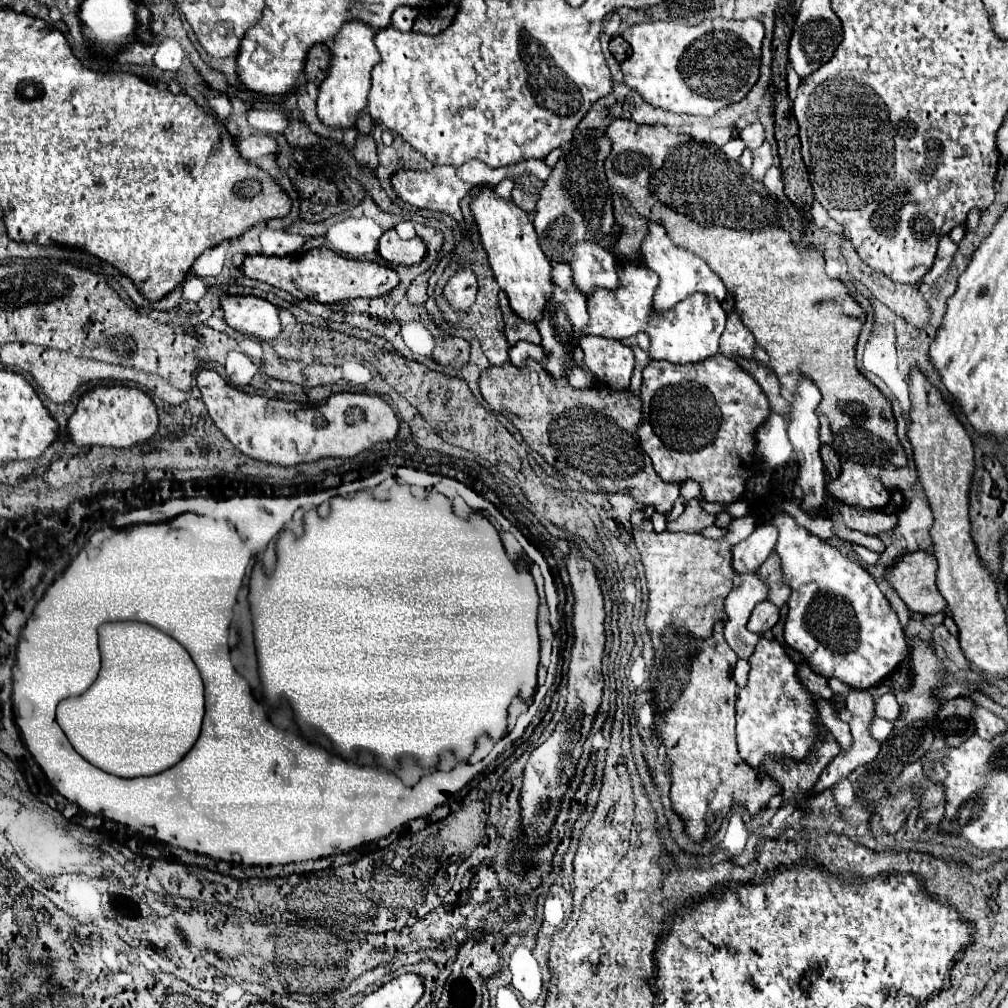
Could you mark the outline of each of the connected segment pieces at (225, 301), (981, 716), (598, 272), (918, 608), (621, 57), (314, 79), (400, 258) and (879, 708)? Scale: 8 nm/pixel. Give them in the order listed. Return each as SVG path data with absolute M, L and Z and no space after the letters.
M223 297L221 299L221 309L225 311L225 323L229 327L233 327L235 331L243 333L243 335L251 335L257 337L259 341L273 341L279 333L281 333L281 323L279 323L279 309L275 305L271 305L269 301L261 299L261 297Z
M975 707L975 711L971 713L971 719L975 725L975 735L979 735L981 739L993 739L995 735L1007 729L1007 723L1001 717L993 715L983 707Z
M577 243L573 247L573 281L579 291L589 299L595 293L595 287L613 291L619 287L619 277L615 269L615 257L597 243Z
M907 553L885 569L885 581L905 601L905 605L921 615L933 615L945 609L945 599L937 597L935 587L937 561L931 553Z
M615 37L611 43L609 43L609 49L611 49L611 53L613 53L613 57L621 63L621 61L625 61L629 55L631 55L631 49L629 49L629 45L621 39L621 37Z
M325 43L313 45L309 49L309 53L307 53L307 59L305 59L305 79L309 83L321 85L323 79L327 77L329 63L331 63L331 51L329 51L329 47Z
M389 229L379 239L377 251L389 265L415 265L425 255L425 243L419 237L403 241L395 229Z
M885 693L885 695L877 697L875 703L873 703L873 709L875 709L877 717L889 719L889 721L895 721L897 715L899 715L899 705L897 705L897 701L891 693Z

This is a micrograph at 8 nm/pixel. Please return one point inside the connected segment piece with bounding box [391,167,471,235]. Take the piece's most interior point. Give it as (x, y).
(440, 189)

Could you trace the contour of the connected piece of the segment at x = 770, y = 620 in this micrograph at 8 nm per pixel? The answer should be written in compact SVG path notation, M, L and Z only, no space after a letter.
M761 601L761 603L753 609L753 613L751 613L749 623L747 623L747 629L749 629L751 633L761 635L763 631L773 629L777 621L779 621L779 609L777 609L773 603L769 603L769 601Z

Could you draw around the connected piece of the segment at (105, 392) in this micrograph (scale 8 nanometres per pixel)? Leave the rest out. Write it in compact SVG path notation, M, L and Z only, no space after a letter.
M124 385L97 386L81 395L71 415L71 441L77 447L101 446L128 448L149 439L157 431L157 409L147 393Z

